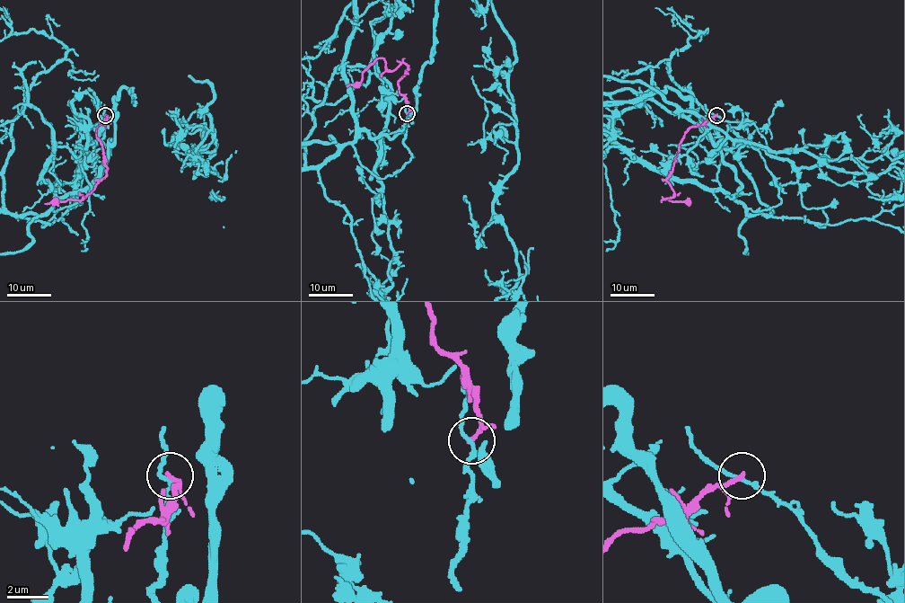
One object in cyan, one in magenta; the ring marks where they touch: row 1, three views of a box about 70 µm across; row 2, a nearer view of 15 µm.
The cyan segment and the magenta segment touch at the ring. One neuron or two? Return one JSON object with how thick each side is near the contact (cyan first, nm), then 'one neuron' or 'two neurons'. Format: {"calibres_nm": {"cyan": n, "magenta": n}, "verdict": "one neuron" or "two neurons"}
{"calibres_nm": {"cyan": 200, "magenta": 220}, "verdict": "two neurons"}

